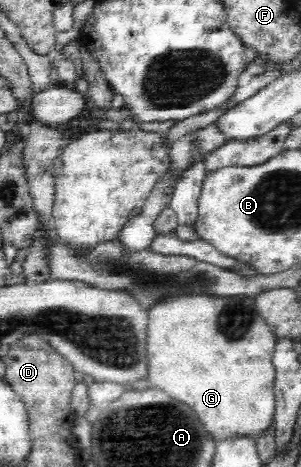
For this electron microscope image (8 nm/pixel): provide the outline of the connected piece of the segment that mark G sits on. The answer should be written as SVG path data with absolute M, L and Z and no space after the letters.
M191 295L191 297L175 297L175 299L167 299L161 301L157 305L151 307L149 314L149 323L147 323L147 377L146 385L158 388L169 398L179 401L187 405L197 416L197 420L201 422L207 434L213 438L214 443L223 443L226 440L249 439L257 444L274 426L274 416L276 412L276 398L274 393L275 368L273 367L273 353L278 338L264 318L260 316L254 297L243 297L235 295L235 297L205 297L204 295Z

